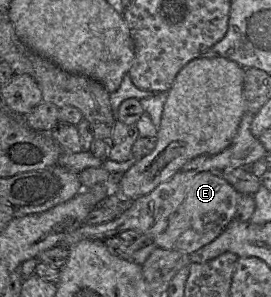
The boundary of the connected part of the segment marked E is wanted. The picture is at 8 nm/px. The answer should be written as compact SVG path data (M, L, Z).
M180 170L169 180L158 185L149 194L132 201L116 219L103 224L82 225L68 234L61 245L70 248L82 240L105 240L110 237L117 237L121 232L134 230L147 236L148 240L159 248L180 250L191 254L216 239L225 230L235 217L241 196L242 194L227 182L221 176L221 173Z

